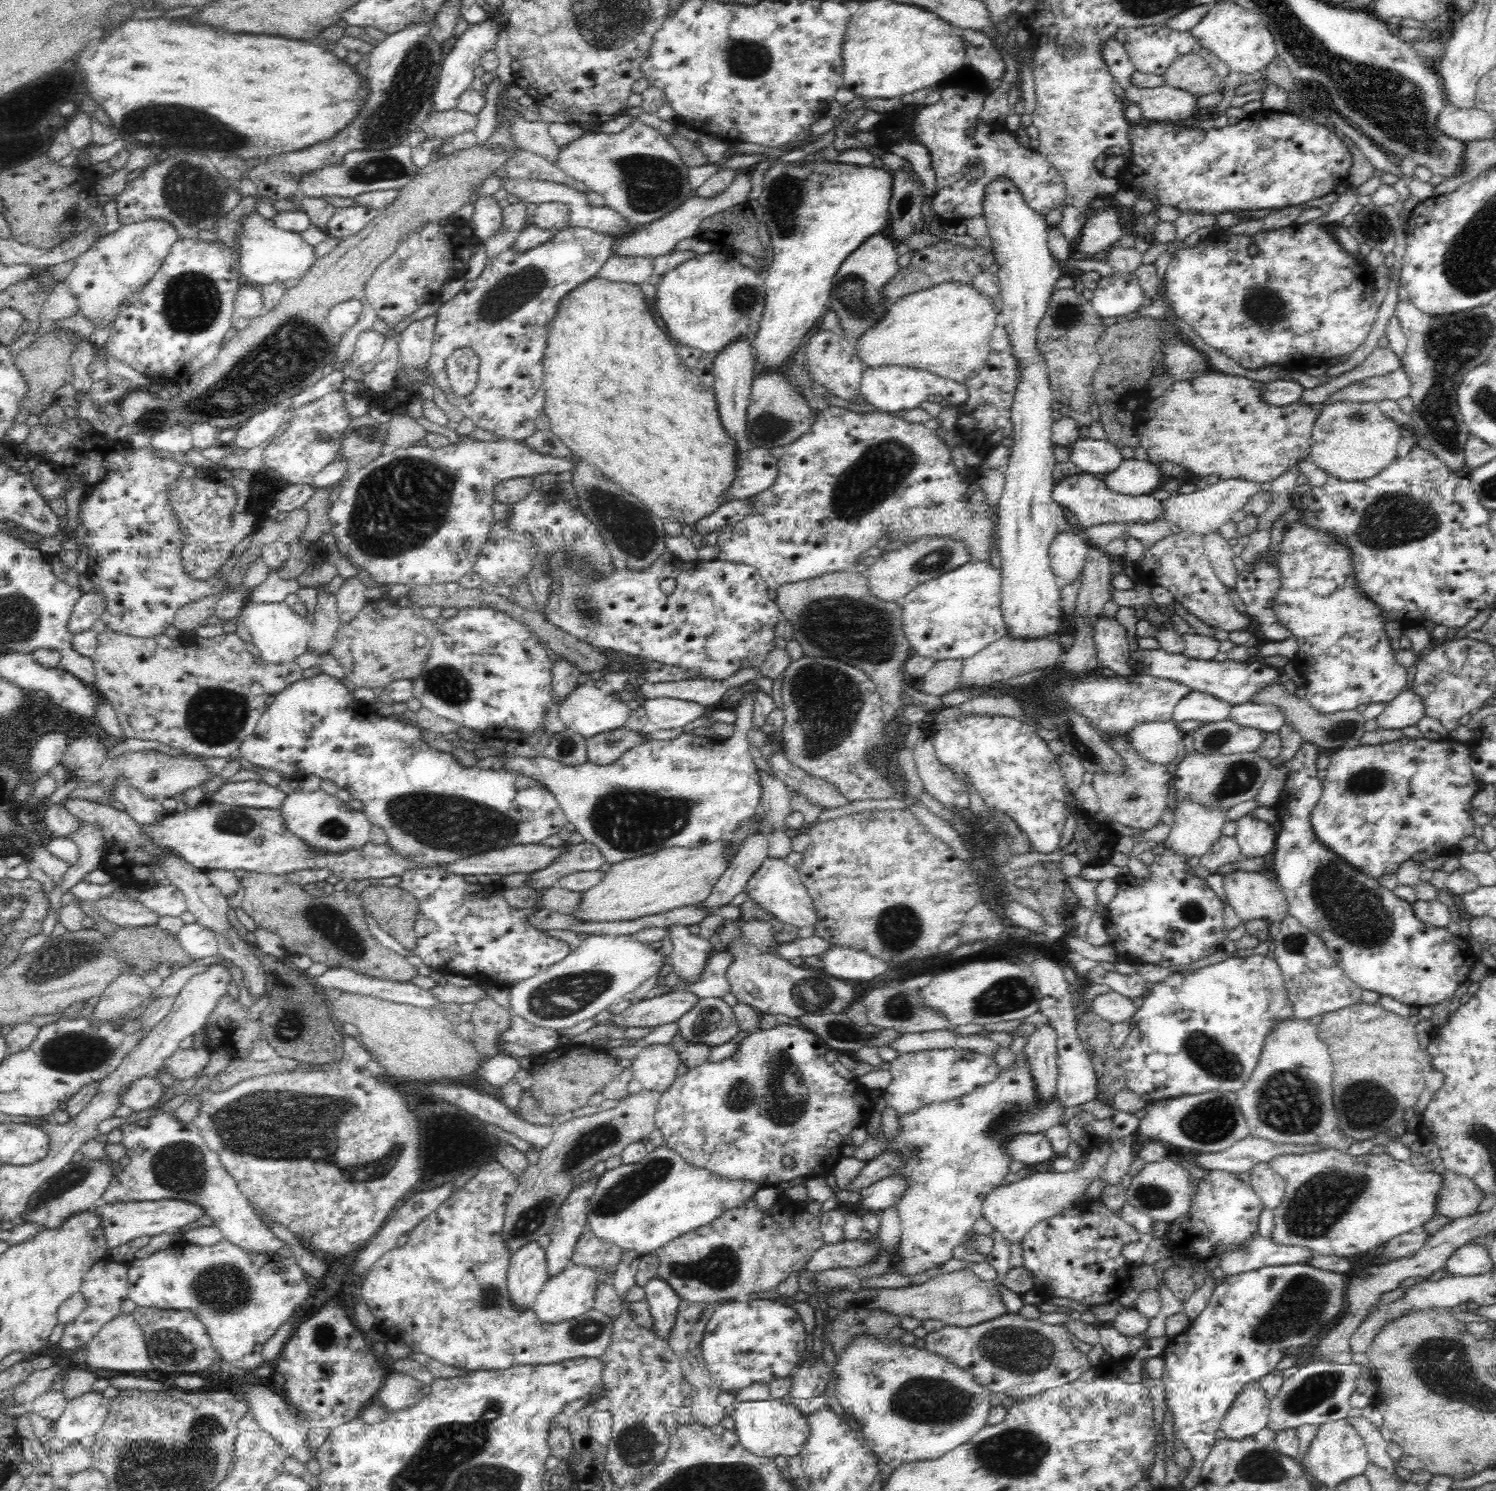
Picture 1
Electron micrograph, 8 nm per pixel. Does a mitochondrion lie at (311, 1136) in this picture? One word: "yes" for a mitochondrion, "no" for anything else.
yes

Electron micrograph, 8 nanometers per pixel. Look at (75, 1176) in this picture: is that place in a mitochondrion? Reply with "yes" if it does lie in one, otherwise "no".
yes

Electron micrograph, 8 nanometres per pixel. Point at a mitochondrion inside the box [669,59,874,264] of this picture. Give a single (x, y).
(786, 192)

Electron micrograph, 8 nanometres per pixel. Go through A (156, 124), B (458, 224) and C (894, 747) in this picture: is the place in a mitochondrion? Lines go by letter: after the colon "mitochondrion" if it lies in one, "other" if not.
A: mitochondrion
B: other
C: other

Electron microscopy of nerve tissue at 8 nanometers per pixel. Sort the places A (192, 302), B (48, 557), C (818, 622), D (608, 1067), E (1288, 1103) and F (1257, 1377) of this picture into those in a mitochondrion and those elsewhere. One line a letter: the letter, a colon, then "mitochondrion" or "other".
A: mitochondrion
B: other
C: mitochondrion
D: other
E: mitochondrion
F: other

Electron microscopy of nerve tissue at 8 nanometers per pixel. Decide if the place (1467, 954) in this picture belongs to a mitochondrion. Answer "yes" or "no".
no

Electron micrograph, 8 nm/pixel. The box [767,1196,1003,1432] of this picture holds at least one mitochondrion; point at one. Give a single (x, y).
(926, 1399)

